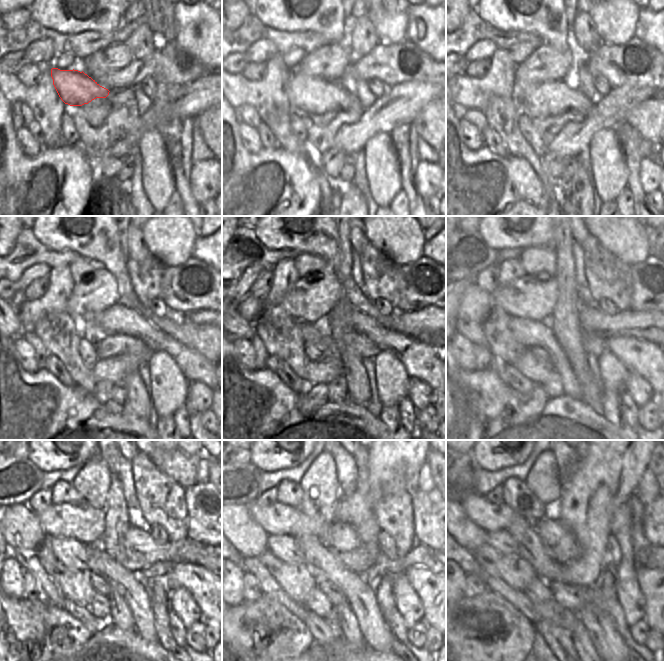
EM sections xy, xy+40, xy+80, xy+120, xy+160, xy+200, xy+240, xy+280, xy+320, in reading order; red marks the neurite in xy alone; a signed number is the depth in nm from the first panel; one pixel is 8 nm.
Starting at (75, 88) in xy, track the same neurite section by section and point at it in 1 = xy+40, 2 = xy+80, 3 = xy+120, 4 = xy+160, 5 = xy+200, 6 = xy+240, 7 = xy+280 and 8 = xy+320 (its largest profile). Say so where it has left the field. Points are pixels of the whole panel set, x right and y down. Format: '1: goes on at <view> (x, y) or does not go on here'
1: goes on at xy+40 (310, 95)
2: goes on at xy+80 (545, 99)
3: goes on at xy+120 (117, 319)
4: goes on at xy+160 (422, 361)
5: goes on at xy+200 (644, 358)
6: goes on at xy+240 (199, 581)
7: goes on at xy+280 (425, 582)
8: goes on at xy+320 (649, 579)

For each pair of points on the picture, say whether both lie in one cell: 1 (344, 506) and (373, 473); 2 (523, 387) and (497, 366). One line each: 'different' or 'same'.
1: same
2: same

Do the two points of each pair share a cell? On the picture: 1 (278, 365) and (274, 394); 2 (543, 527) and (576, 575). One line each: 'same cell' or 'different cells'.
1: different cells
2: different cells

